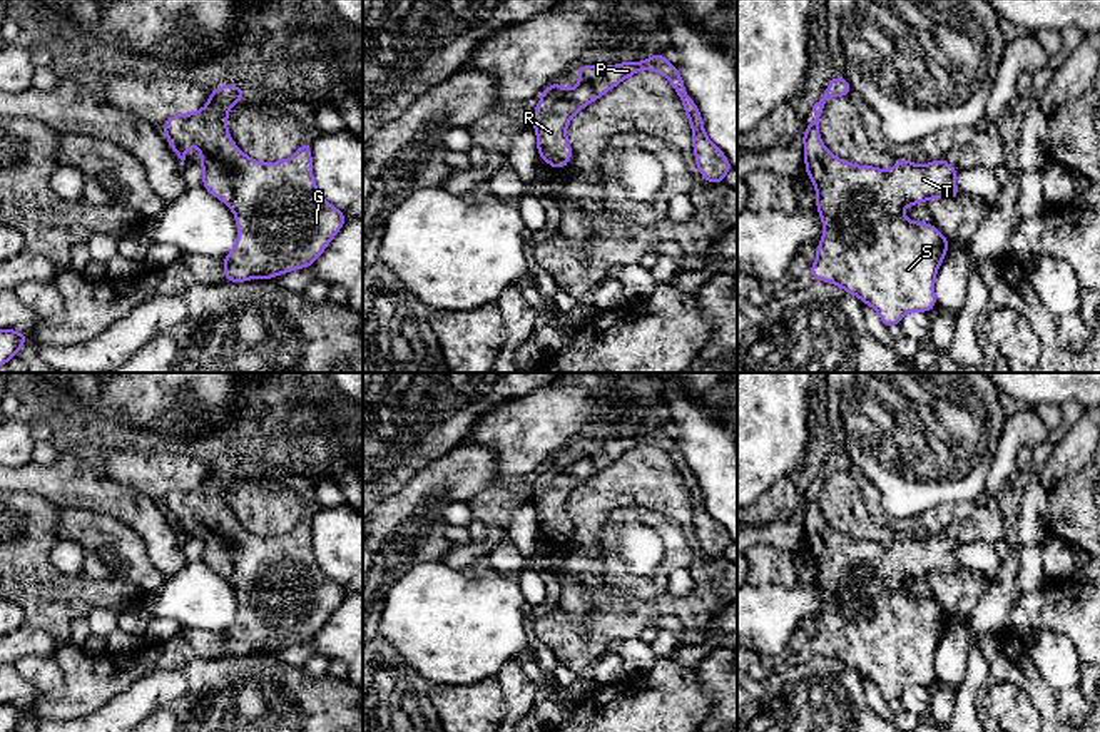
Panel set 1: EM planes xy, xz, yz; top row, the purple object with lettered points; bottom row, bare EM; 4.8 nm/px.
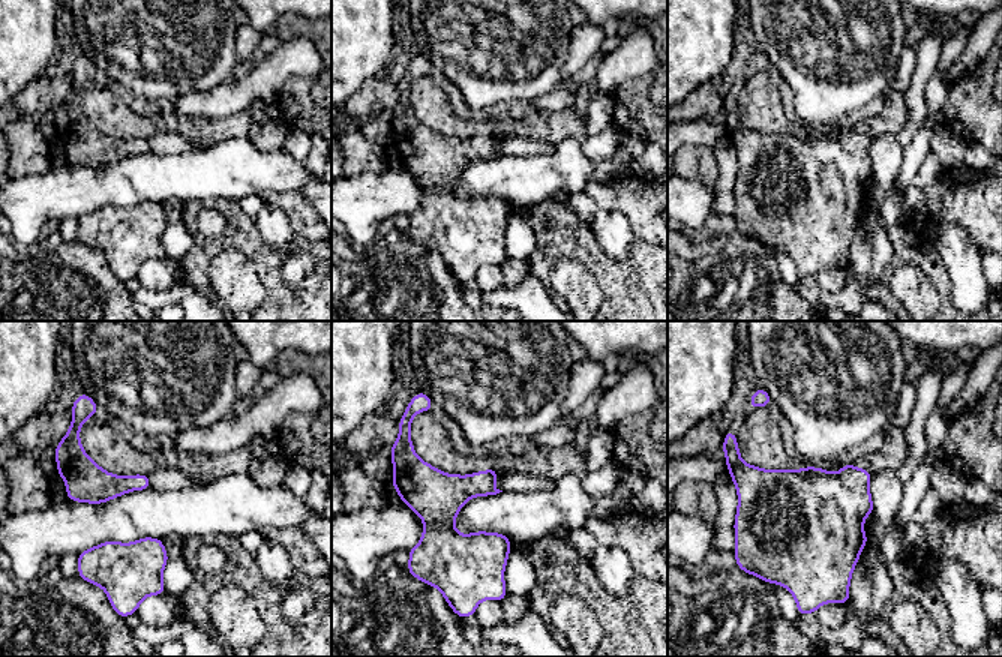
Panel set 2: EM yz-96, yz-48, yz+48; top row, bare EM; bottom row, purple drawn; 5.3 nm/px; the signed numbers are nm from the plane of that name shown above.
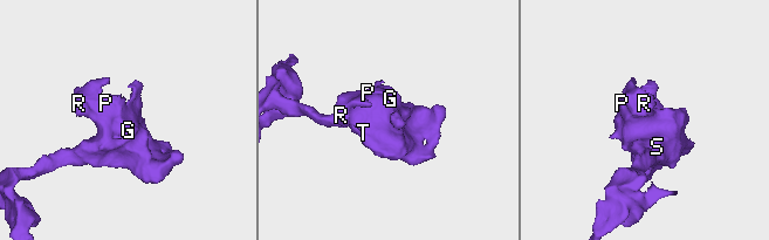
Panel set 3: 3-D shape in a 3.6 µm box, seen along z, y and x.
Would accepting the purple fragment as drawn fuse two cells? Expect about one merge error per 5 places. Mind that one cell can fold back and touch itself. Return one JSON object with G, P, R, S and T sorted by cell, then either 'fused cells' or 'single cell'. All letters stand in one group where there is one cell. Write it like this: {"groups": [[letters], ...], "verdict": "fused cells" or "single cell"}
{"groups": [["G", "P", "R", "S", "T"]], "verdict": "single cell"}

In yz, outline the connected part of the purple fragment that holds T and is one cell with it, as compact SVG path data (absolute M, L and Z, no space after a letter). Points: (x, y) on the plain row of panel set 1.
M836 450L819 476L812 480L816 490L806 500L804 518L806 548L816 563L816 583L822 595L822 613L816 620L816 637L809 640L812 653L839 660L871 680L886 702L896 700L913 685L929 687L936 679L934 655L950 617L929 597L903 592L906 580L918 580L929 573L955 573L961 568L955 552L960 543L943 531L928 540L916 540L909 533L898 535L889 545L874 540L858 540L831 528L819 510L819 491L831 471L848 471L851 460Z

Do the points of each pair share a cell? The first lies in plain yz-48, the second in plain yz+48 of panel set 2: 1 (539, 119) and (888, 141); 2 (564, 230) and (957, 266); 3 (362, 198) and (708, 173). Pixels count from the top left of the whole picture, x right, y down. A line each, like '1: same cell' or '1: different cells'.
1: different cells
2: different cells
3: different cells

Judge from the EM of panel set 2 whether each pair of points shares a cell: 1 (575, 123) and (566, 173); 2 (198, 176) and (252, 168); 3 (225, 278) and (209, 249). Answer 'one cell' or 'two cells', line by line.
1: two cells
2: one cell
3: two cells

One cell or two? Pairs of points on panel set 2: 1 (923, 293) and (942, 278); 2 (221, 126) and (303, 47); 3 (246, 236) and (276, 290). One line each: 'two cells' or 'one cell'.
1: two cells
2: two cells
3: one cell

